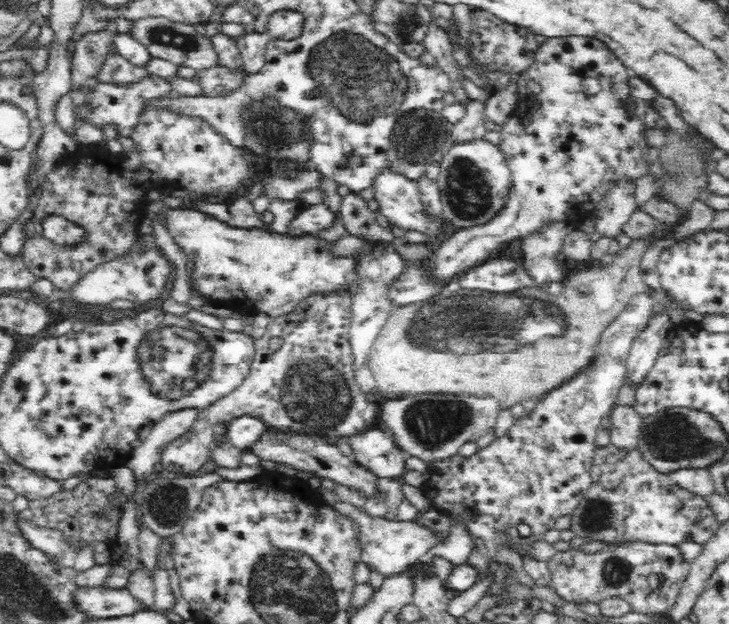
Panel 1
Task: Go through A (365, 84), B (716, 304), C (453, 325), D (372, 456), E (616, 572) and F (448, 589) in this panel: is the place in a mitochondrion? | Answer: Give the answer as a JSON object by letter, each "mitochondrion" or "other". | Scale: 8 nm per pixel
{"A":"mitochondrion","B":"other","C":"mitochondrion","D":"other","E":"mitochondrion","F":"other"}

